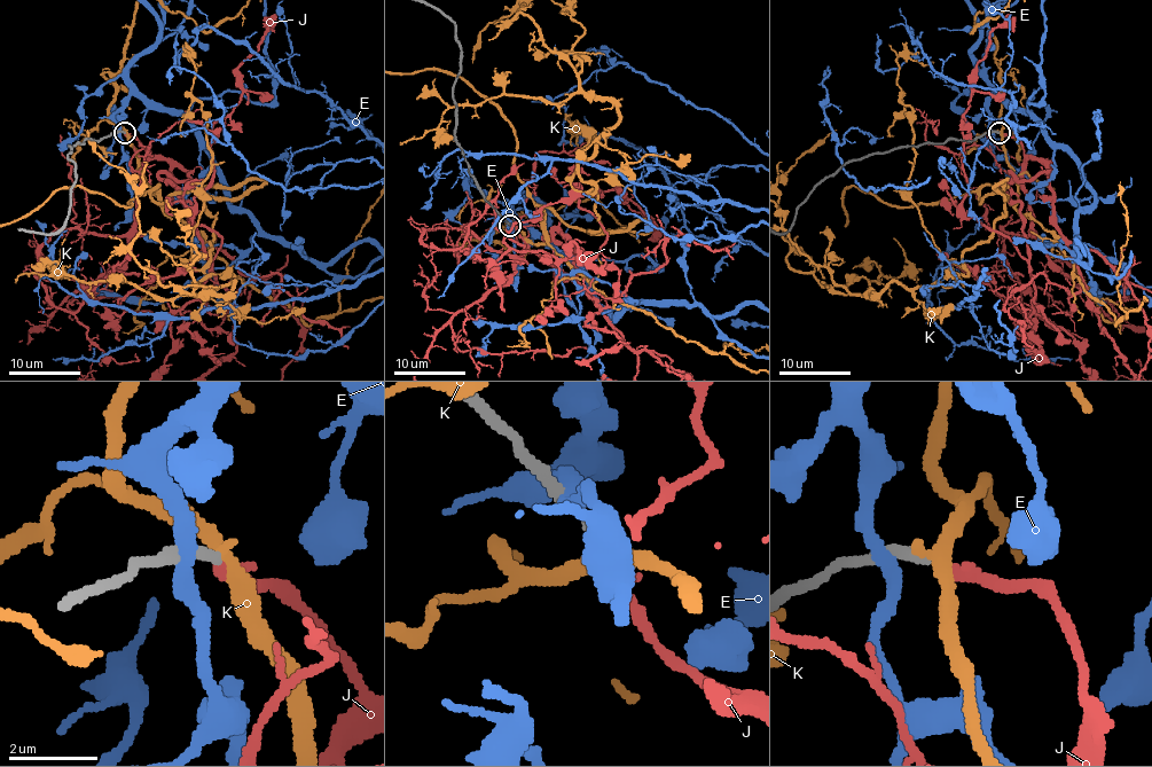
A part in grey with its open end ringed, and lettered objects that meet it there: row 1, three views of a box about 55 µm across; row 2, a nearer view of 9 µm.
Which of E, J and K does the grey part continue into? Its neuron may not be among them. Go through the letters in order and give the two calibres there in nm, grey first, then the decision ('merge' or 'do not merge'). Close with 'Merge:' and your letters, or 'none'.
E: calibres 360 and 340 nm; do not merge
J: calibres 260 and 190 nm; merge
K: calibres 280 and 260 nm; do not merge
Merge: J

